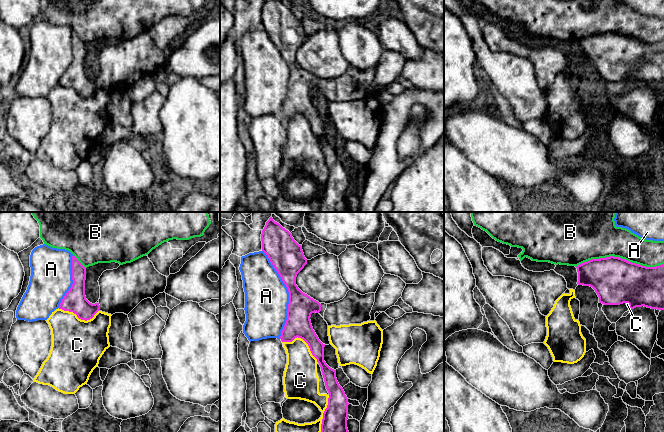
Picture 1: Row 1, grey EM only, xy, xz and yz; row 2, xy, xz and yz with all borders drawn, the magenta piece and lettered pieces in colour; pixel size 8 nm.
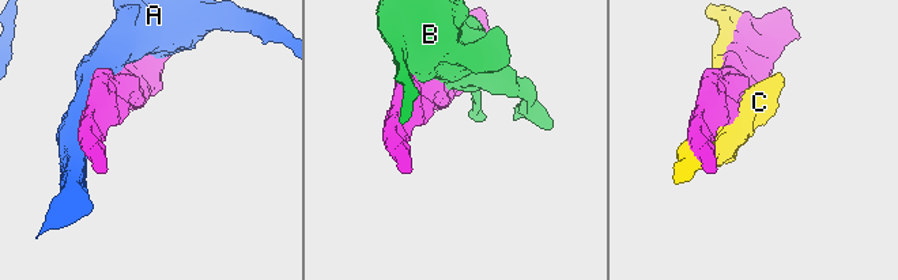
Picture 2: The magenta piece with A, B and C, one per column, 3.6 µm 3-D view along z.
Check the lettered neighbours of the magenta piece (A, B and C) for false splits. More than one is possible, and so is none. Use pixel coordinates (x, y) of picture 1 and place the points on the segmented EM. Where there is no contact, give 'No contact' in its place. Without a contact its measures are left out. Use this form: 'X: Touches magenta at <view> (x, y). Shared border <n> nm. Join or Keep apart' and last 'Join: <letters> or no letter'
A: Touches magenta at xz (289, 294). Shared border 750 nm. Keep apart
B: Touches magenta at yz (619, 258). Shared border 700 nm. Keep apart
C: Touches magenta at xz (304, 340). Shared border 340 nm. Keep apart
Join: no letter

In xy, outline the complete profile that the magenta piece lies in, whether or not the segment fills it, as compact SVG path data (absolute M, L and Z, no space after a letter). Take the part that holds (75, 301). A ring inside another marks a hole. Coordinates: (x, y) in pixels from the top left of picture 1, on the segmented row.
M72 256L73 284L62 299L59 309L73 312L81 320L90 320L98 311L108 314L124 313L128 315L142 300L154 298L159 293L165 292L167 277L160 274L148 256L143 256L131 263L120 265L117 269L106 270L100 276L100 299L98 303L90 303L85 296L86 268Z

